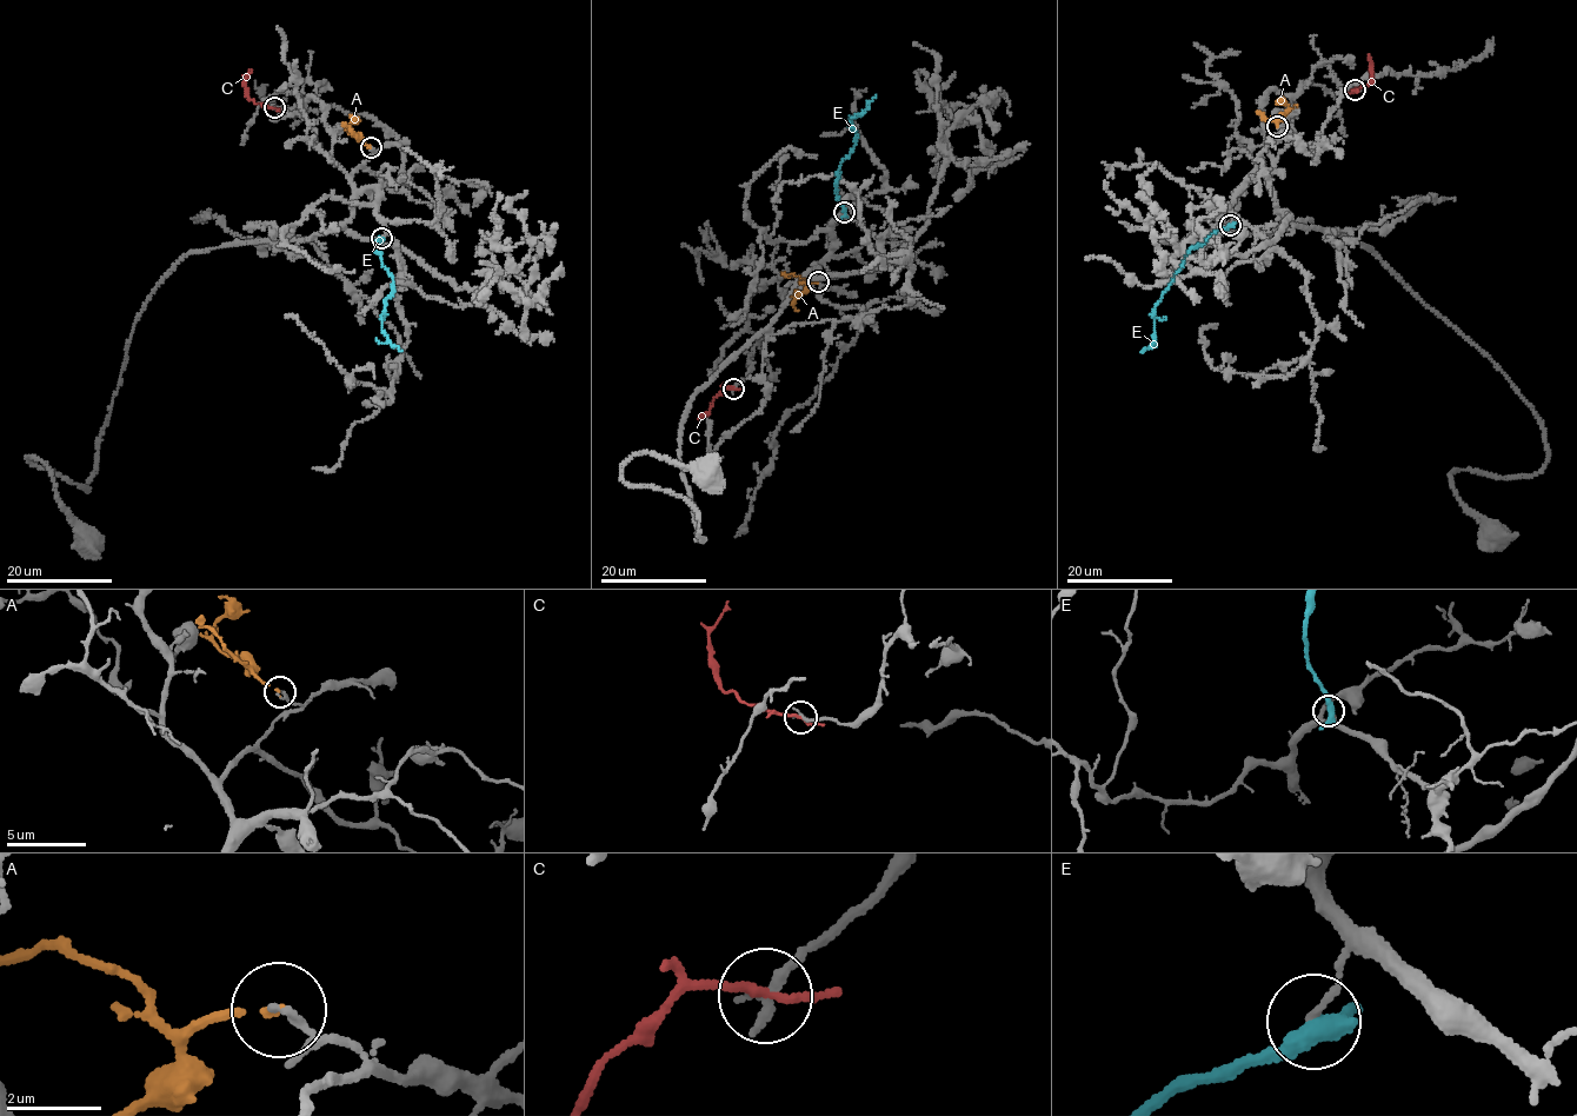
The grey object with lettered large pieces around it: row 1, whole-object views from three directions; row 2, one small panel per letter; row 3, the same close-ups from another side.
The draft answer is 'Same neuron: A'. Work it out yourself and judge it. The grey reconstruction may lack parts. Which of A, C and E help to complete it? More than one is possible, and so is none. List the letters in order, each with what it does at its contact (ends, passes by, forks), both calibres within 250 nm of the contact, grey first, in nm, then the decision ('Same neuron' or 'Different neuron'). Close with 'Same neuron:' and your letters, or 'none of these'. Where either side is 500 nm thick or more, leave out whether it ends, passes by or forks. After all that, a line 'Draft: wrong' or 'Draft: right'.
A: It ends there. Thickness 140 nm (grey) against 140 nm. Different neuron
C: It passes by. Thickness 280 nm (grey) against 170 nm. Different neuron
E: It passes by. Thickness 120 nm (grey) against 400 nm. Different neuron
Same neuron: none of these
Draft: wrong

